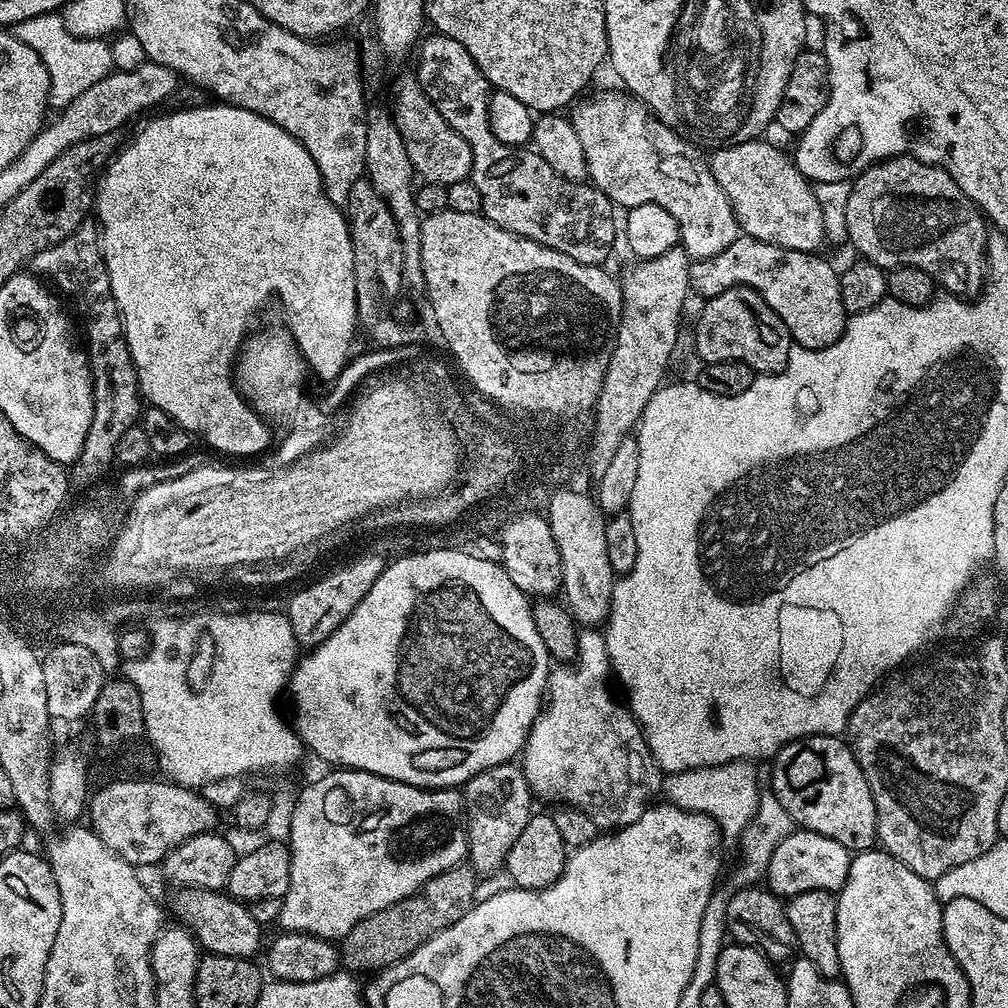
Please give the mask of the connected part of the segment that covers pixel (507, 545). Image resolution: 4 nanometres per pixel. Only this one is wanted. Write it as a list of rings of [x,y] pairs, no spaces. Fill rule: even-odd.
[[[531,510],[517,511],[512,517],[513,520],[503,521],[504,529],[498,536],[502,552],[500,564],[504,569],[504,575],[510,578],[514,586],[518,586],[518,590],[525,597],[555,597],[564,587],[562,558],[558,554],[558,542],[554,542],[547,515]]]

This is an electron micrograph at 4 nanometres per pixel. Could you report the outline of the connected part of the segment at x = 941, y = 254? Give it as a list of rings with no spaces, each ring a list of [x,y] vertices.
[[[905,154],[891,156],[869,166],[851,181],[846,198],[846,230],[847,243],[853,244],[863,259],[879,268],[891,270],[914,266],[918,270],[926,270],[941,289],[961,298],[975,297],[983,289],[989,225],[984,213],[960,189],[958,182],[954,182],[954,178],[950,178],[950,174],[937,164],[927,164]]]

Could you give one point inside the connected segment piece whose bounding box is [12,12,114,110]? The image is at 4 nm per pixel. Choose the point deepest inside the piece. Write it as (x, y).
(74, 63)

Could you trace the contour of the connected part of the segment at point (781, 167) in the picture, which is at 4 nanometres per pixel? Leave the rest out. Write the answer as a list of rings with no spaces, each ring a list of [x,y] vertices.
[[[757,138],[717,148],[710,156],[714,178],[732,203],[741,233],[790,250],[819,253],[826,237],[815,187],[797,170],[789,153],[762,141]]]

